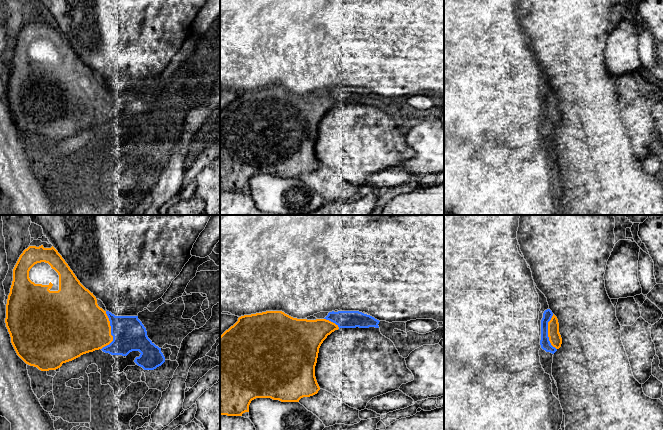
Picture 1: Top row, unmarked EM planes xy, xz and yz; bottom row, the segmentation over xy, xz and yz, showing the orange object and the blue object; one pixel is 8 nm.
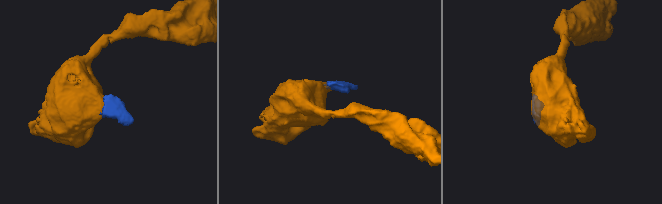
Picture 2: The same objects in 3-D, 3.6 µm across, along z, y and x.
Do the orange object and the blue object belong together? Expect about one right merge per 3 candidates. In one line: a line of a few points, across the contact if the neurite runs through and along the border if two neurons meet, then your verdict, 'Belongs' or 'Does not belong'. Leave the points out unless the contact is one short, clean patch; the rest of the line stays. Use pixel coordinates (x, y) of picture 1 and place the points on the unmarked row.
Belongs

